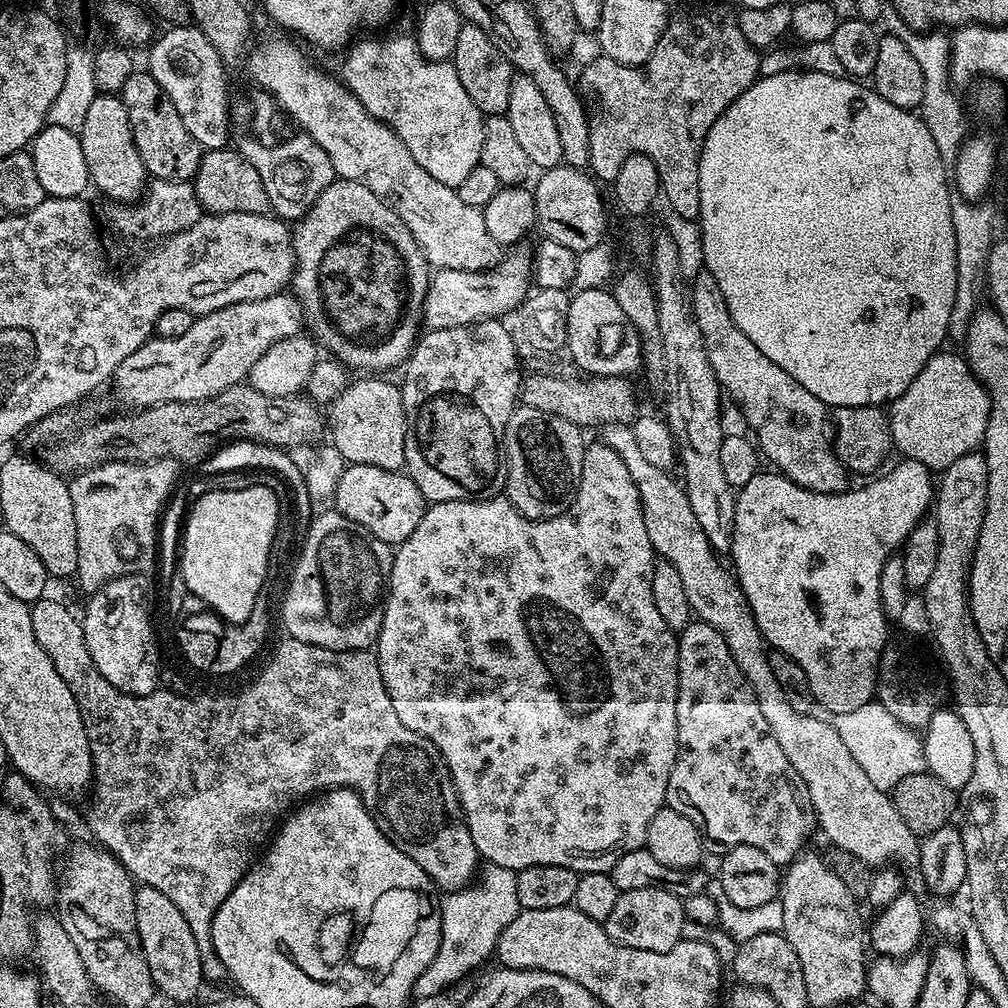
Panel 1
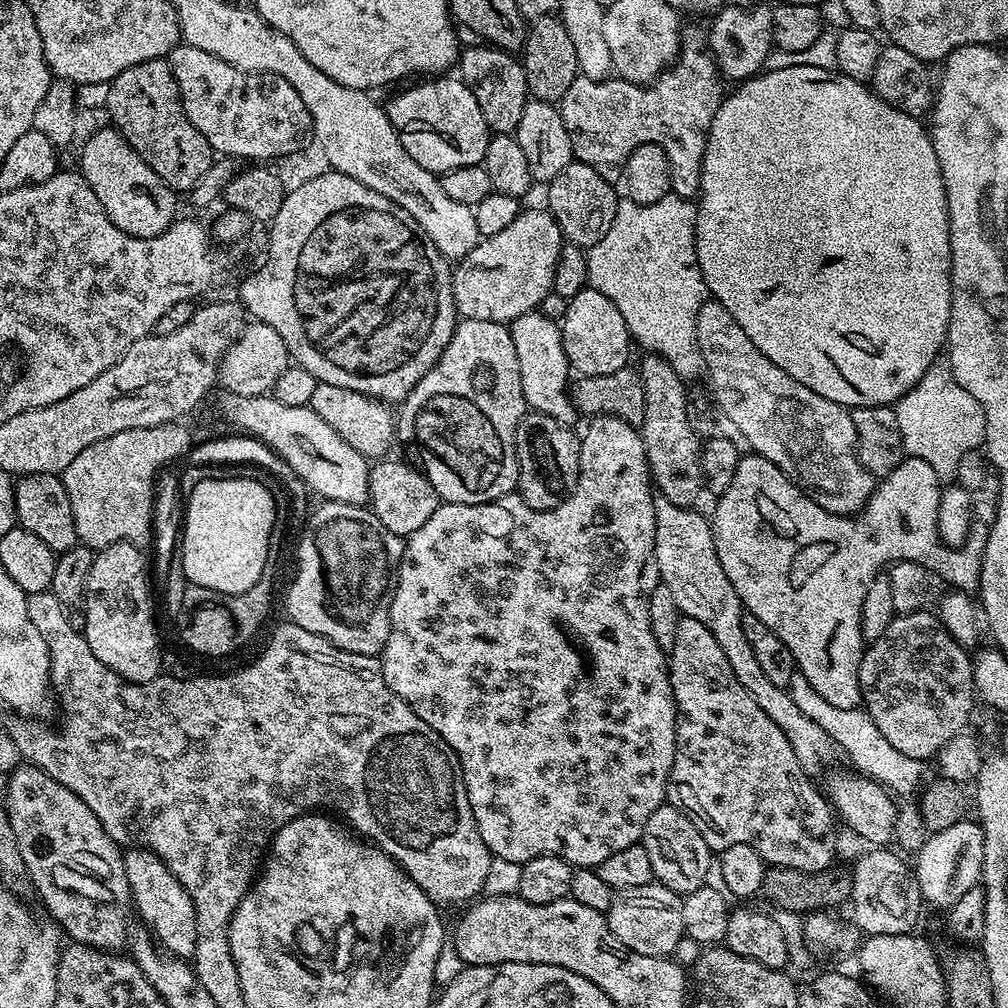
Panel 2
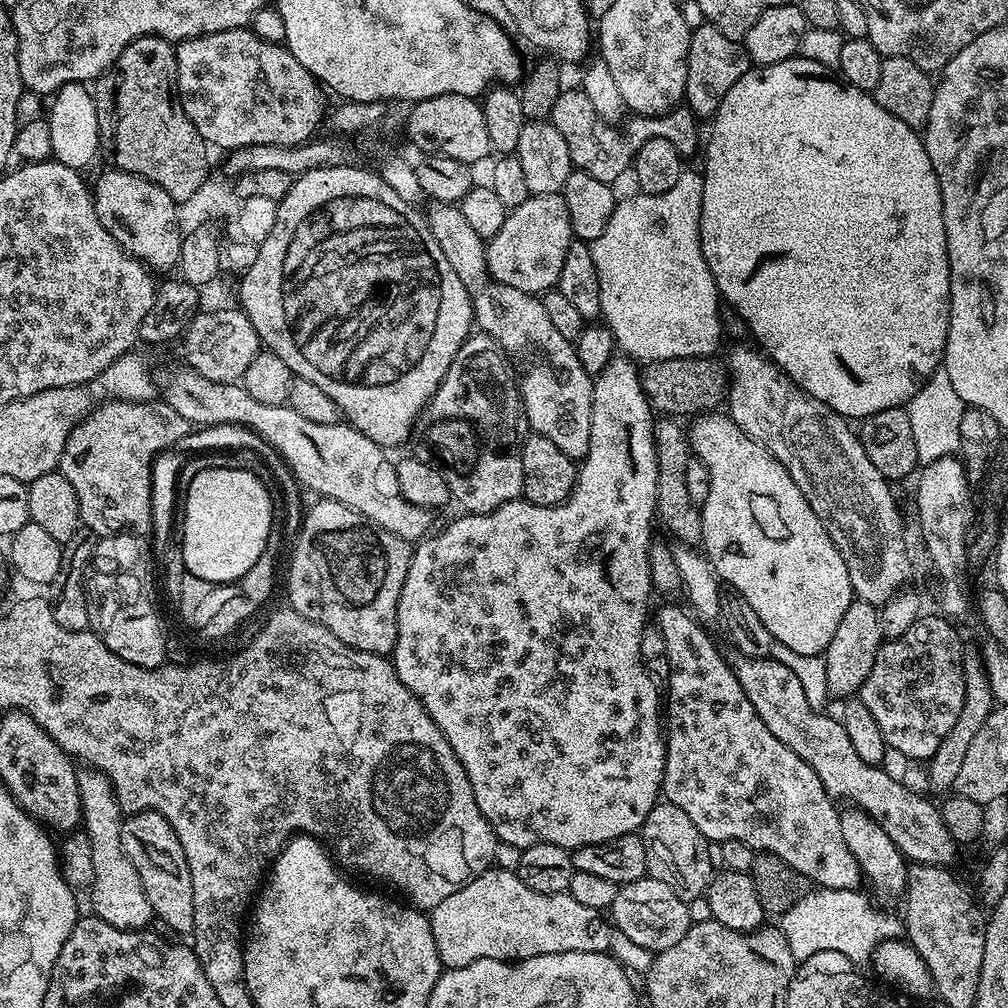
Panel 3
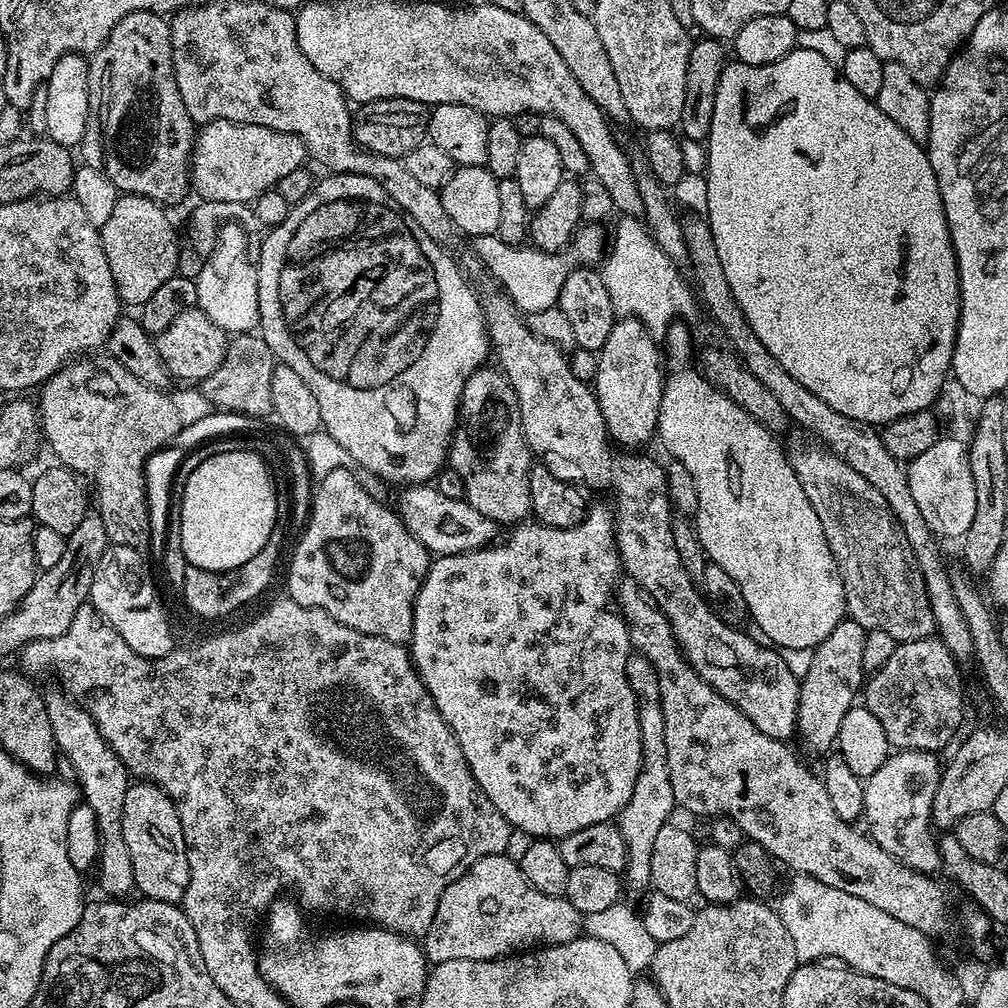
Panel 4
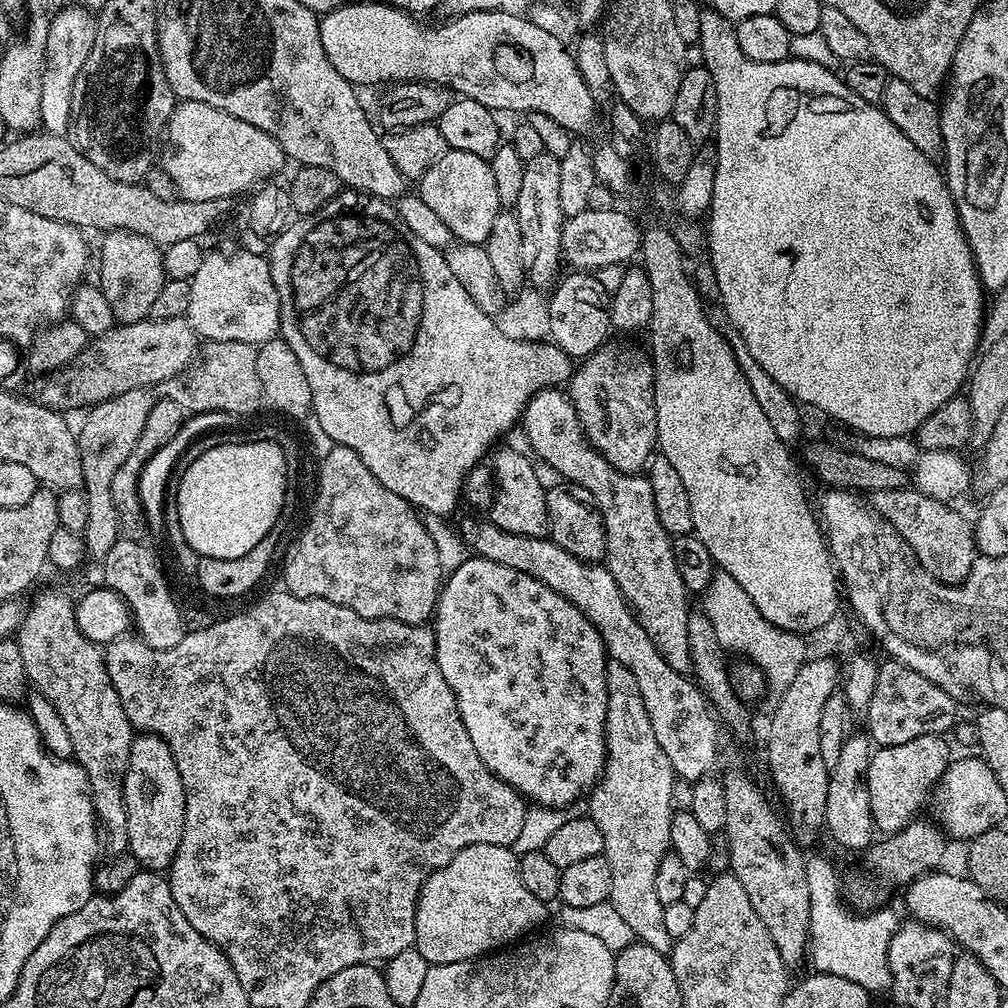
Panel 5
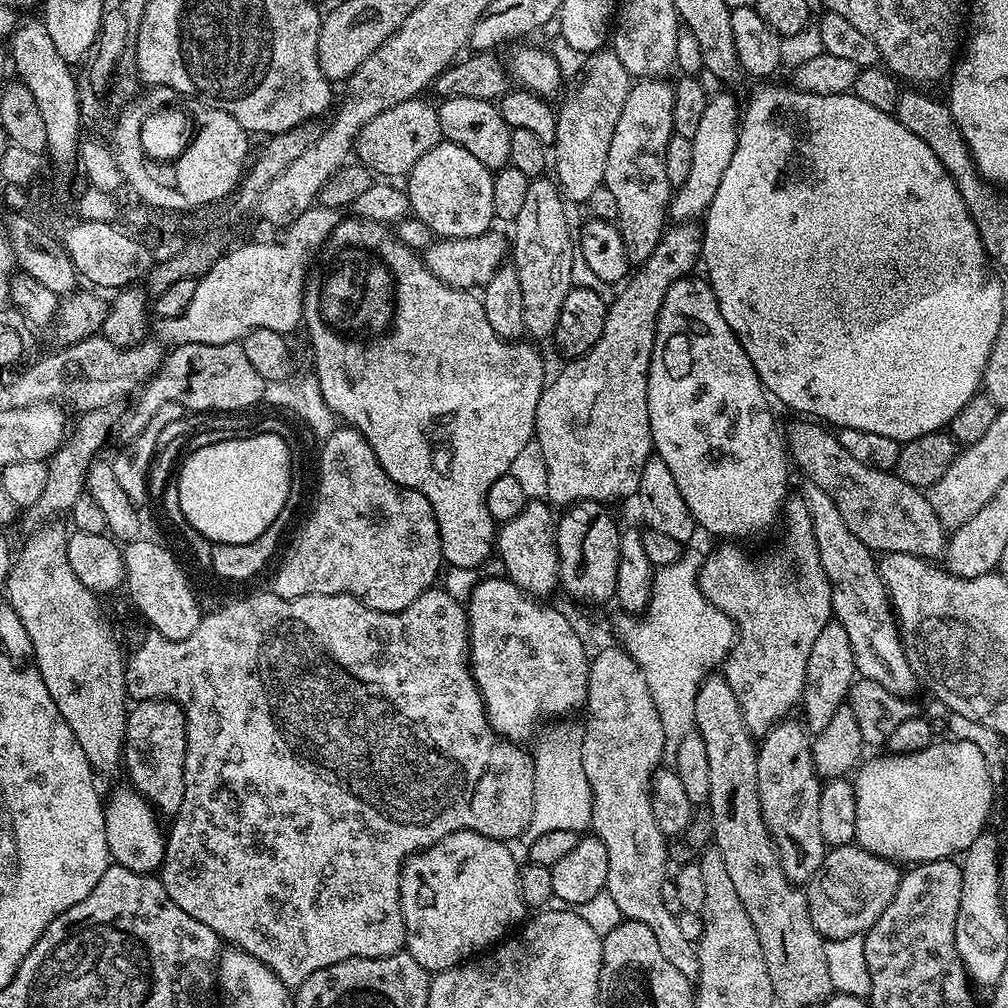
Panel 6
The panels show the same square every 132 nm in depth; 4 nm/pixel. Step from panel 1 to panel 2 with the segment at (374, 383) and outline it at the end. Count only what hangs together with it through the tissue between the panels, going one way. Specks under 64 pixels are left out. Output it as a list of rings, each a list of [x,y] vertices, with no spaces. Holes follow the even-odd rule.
[[[317,382],[310,406],[314,414],[318,414],[318,418],[327,422],[346,442],[350,442],[350,446],[354,446],[358,454],[369,458],[384,458],[389,455],[392,435],[398,429],[393,409],[389,405],[366,394],[358,394],[358,390],[346,390],[346,386],[330,386]]]

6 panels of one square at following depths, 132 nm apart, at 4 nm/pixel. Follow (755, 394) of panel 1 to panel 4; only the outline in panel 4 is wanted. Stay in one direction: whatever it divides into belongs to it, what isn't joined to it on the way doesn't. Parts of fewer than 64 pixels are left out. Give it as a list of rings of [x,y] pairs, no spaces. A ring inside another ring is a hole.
[[[812,438],[787,445],[788,461],[822,522],[826,542],[838,562],[844,583],[844,607],[847,615],[865,630],[886,630],[897,642],[927,640],[936,631],[934,614],[926,598],[922,570],[914,558],[910,542],[894,518],[886,498],[862,478],[842,458]]]

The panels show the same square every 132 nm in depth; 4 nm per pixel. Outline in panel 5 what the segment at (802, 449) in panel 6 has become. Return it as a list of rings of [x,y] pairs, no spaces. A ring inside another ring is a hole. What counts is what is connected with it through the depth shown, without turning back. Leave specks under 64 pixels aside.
[[[912,486],[871,493],[870,507],[906,538],[920,565],[938,582],[961,584],[970,574],[978,555],[974,528],[952,509],[955,507],[917,492]]]

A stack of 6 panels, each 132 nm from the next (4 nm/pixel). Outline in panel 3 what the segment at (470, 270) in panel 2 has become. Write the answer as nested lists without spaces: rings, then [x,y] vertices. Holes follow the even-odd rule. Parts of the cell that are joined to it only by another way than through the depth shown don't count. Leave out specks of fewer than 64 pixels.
[[[531,195],[522,206],[509,211],[502,230],[487,241],[488,274],[496,283],[514,286],[514,290],[543,294],[559,285],[562,261],[573,242],[570,210],[566,210],[563,195]]]

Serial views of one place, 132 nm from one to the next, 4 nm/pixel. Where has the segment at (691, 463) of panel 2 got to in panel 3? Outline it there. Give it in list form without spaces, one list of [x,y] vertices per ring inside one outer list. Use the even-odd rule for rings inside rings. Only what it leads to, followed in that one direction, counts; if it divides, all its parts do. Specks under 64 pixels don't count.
[[[672,418],[661,421],[656,424],[655,432],[655,454],[658,462],[657,517],[661,521],[664,519],[669,532],[677,536],[679,543],[694,546],[701,541],[702,522],[701,507],[694,502],[686,485],[686,465],[692,459],[691,443],[687,431],[682,430],[679,421]]]

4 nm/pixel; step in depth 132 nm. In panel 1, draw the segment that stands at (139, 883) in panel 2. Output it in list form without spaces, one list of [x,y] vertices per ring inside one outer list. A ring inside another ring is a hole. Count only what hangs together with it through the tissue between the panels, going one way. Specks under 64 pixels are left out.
[[[137,887],[136,929],[157,993],[168,1000],[177,1000],[180,1004],[194,999],[199,994],[200,987],[205,987],[206,981],[202,974],[198,942],[194,942],[194,934],[186,918],[182,918],[182,910],[178,910],[178,906],[174,906],[174,902],[166,898],[166,894],[153,888]]]

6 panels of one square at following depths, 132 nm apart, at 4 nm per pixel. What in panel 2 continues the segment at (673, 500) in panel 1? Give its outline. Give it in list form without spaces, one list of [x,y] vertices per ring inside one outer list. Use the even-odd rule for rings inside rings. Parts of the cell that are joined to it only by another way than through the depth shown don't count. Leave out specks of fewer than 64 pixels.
[[[662,495],[654,499],[654,546],[660,583],[667,586],[670,594],[674,594],[674,602],[678,602],[683,615],[698,618],[698,622],[702,622],[702,626],[714,634],[718,646],[722,646],[722,654],[726,654],[726,662],[730,662],[730,670],[734,670],[734,678],[748,691],[750,698],[754,698],[754,702],[766,710],[770,722],[774,722],[774,726],[786,734],[786,742],[790,742],[794,754],[798,754],[798,762],[809,776],[819,777],[820,767],[834,753],[833,742],[826,730],[818,726],[818,722],[810,722],[810,718],[798,710],[787,688],[774,686],[774,682],[762,674],[762,666],[758,666],[758,658],[754,658],[754,650],[750,650],[750,642],[746,642],[746,633],[742,631],[745,609],[734,586],[730,586],[730,578],[726,578],[726,570],[722,570],[722,562],[718,562],[718,550],[714,546],[709,517],[696,510],[692,506],[683,508],[674,505]]]

